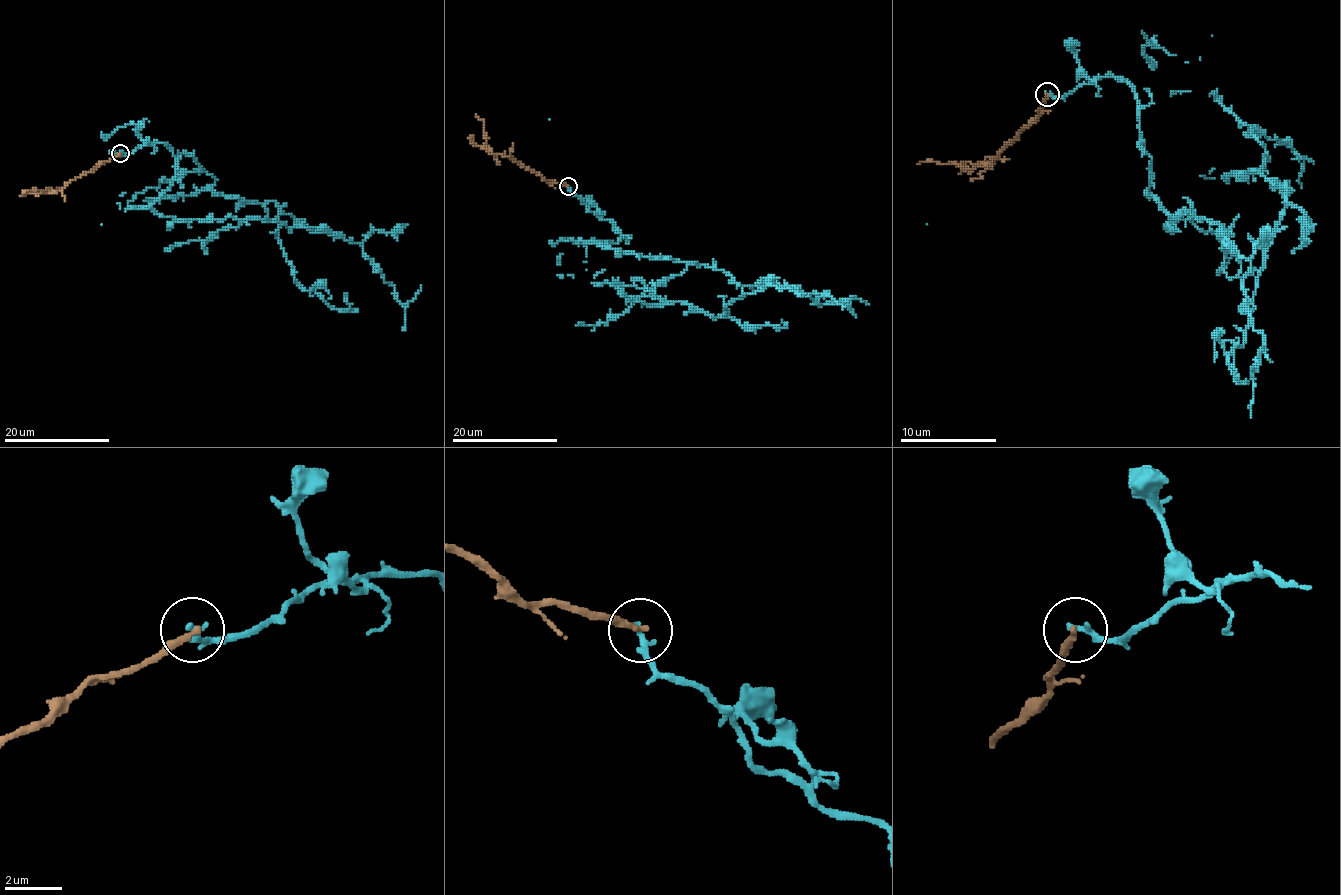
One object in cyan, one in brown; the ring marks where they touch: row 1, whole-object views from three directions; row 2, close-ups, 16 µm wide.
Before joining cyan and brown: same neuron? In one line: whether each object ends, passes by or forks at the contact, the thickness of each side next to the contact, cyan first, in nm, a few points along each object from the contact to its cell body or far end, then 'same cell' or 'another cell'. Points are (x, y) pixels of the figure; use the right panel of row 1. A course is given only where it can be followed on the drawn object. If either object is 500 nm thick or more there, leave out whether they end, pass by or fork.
cyan ends | brown ends | 240/240 nm | cyan via (1048, 94), (1123, 79), (1171, 217), (1265, 243), (1287, 183), (1260, 173), (1251, 127), (1304, 159), (1301, 185) | brown via (1048, 94), (1038, 113), (994, 156), (990, 166), (975, 169), (929, 161), (917, 164) | another cell

